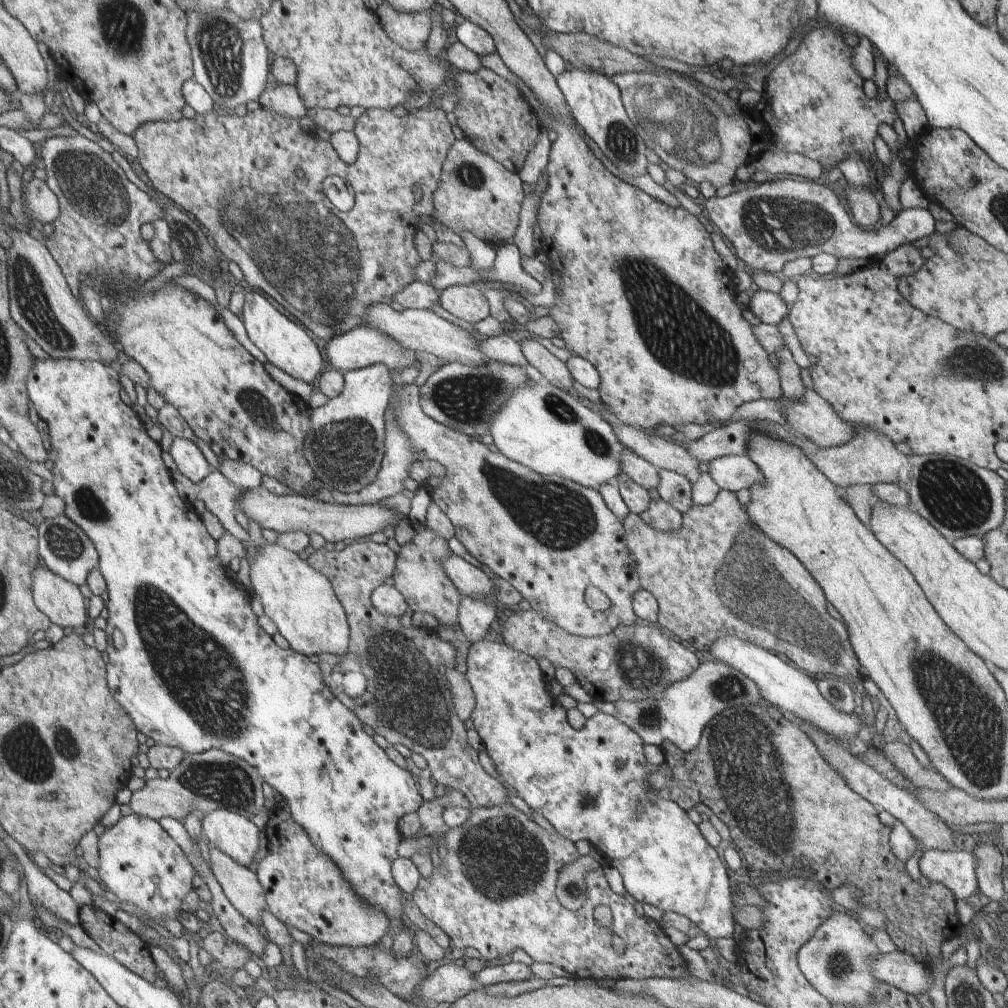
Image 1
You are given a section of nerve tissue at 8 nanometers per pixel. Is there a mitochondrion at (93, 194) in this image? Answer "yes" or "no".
yes

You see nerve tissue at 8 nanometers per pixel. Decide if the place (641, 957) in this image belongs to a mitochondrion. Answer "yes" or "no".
no

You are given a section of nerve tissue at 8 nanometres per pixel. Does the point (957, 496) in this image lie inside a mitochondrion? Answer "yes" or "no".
yes

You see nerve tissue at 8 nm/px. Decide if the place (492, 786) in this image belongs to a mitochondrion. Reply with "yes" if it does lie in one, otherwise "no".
no

